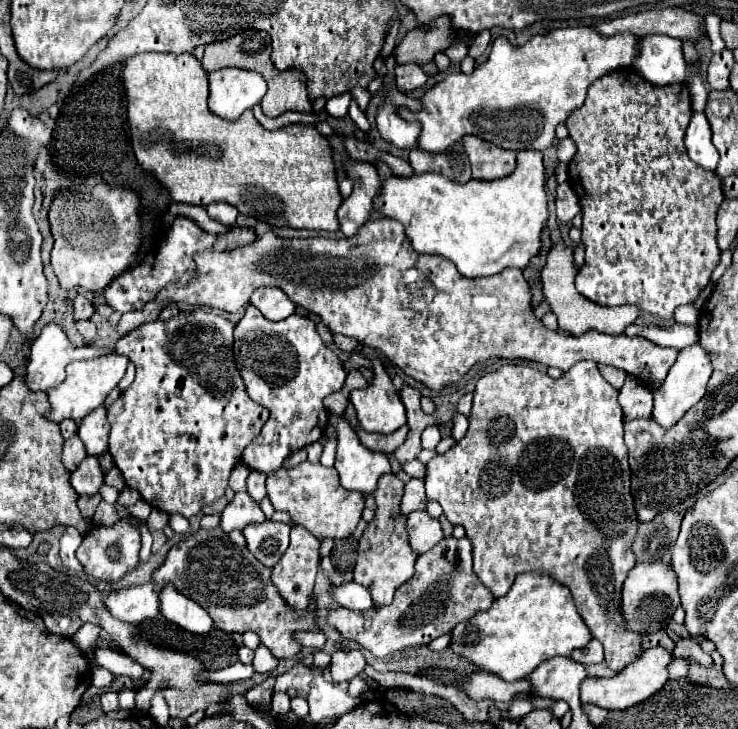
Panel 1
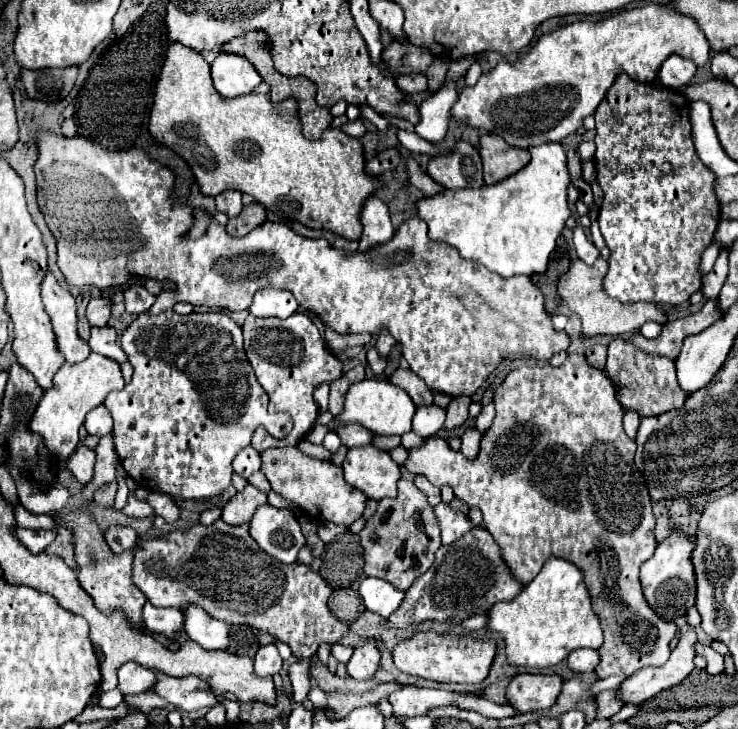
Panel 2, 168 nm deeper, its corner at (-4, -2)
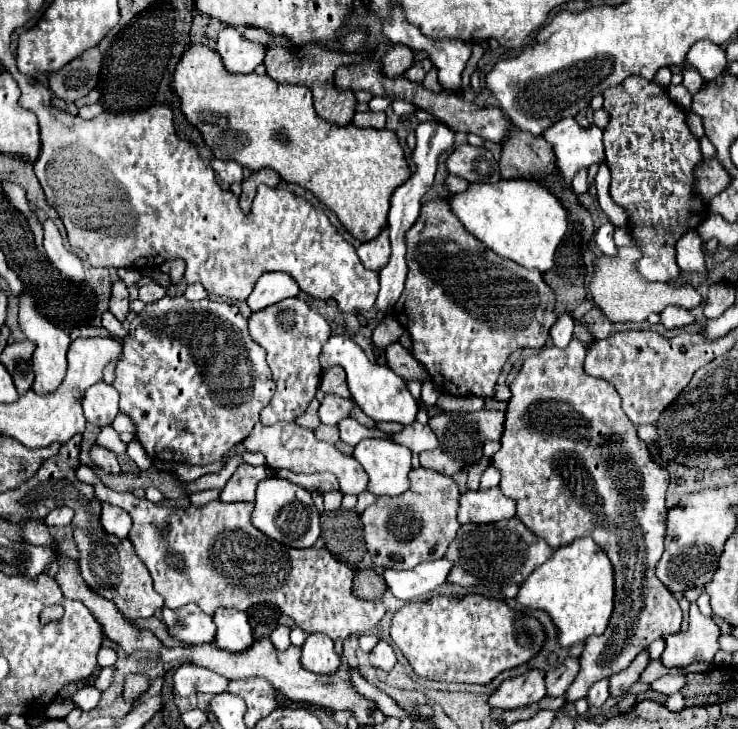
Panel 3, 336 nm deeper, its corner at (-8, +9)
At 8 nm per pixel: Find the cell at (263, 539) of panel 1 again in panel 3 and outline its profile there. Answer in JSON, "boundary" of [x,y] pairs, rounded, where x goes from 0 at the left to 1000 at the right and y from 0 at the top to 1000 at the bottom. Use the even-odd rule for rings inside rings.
{"boundary":[[[360,657],[352,660],[347,671],[347,687],[344,687],[344,704],[341,704],[341,717],[363,737],[371,742],[390,748],[390,750],[423,750],[428,739],[434,737],[434,709],[423,687],[423,676],[415,674],[407,665],[398,665],[388,657]]]}

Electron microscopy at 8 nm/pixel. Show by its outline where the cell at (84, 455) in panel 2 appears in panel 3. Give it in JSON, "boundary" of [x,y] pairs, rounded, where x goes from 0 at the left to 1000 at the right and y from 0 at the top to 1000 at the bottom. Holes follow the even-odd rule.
{"boundary":[[[125,610],[125,613],[122,613],[122,630],[125,630],[125,635],[127,635],[133,643],[141,643],[141,646],[146,646],[146,649],[163,649],[157,624],[154,624],[152,619],[146,619],[144,613]]]}

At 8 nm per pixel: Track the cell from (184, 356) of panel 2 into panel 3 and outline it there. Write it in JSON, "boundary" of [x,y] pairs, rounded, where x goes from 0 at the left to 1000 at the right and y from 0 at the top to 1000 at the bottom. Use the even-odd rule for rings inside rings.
{"boundary":[[[220,407],[209,416],[201,416],[179,440],[173,462],[168,465],[168,484],[165,484],[165,495],[157,501],[157,520],[152,525],[152,531],[163,539],[163,564],[171,567],[182,586],[184,586],[184,602],[190,605],[190,610],[195,613],[198,624],[206,632],[220,632],[220,635],[244,635],[244,638],[285,638],[298,632],[317,610],[328,608],[341,586],[347,583],[347,578],[352,575],[352,564],[360,558],[360,553],[366,550],[366,545],[371,542],[371,523],[366,514],[366,503],[360,498],[360,484],[358,479],[341,468],[341,462],[336,460],[336,449],[333,449],[333,438],[328,435],[322,418],[317,416],[306,416],[306,413],[287,413],[287,410],[271,410],[271,413],[255,413],[249,407]]]}

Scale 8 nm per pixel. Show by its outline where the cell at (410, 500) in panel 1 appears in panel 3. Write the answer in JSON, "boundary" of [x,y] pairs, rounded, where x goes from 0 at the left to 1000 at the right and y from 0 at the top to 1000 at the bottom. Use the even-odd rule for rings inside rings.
{"boundary":[[[659,561],[645,567],[599,567],[593,572],[585,572],[580,583],[588,588],[588,594],[593,594],[596,610],[583,621],[569,621],[572,641],[588,643],[604,654],[615,654],[623,643],[634,641],[637,635],[653,627],[653,610],[659,602],[675,605],[680,594],[680,572],[683,564],[659,564]]]}

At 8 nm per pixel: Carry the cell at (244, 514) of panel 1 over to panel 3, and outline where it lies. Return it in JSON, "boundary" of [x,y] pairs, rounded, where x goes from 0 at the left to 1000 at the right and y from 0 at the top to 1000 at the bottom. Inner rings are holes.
{"boundary":[[[325,638],[306,668],[298,676],[298,687],[304,690],[341,690],[347,665],[355,657],[371,654],[371,646],[366,641],[344,641],[344,638]]]}

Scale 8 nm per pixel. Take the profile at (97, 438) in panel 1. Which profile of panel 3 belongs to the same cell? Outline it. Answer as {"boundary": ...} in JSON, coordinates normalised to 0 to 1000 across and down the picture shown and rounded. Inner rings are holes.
{"boundary":[[[136,523],[133,528],[125,528],[117,539],[114,539],[114,569],[117,569],[117,578],[125,580],[125,583],[133,583],[133,586],[141,586],[141,583],[152,583],[154,572],[160,569],[160,536]]]}

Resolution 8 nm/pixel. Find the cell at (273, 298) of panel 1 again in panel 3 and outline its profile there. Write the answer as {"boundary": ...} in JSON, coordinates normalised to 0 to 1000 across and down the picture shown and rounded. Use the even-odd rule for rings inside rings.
{"boundary":[[[358,374],[336,407],[336,421],[341,427],[352,427],[382,410],[404,407],[404,402],[407,396],[404,391],[398,391],[398,383],[390,374]]]}

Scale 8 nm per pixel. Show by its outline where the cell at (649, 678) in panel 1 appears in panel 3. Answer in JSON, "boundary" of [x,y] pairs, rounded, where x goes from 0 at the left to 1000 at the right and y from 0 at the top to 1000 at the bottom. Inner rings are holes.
{"boundary":[[[938,827],[935,830],[935,860],[932,860],[932,866],[930,868],[921,866],[913,874],[902,874],[902,890],[900,890],[897,901],[894,901],[894,907],[905,918],[932,915],[932,912],[940,912],[940,909],[965,909],[967,898],[973,893],[973,882],[970,882],[973,871],[976,871],[976,863],[967,855],[967,849],[965,846],[954,846],[946,838],[943,827]]]}

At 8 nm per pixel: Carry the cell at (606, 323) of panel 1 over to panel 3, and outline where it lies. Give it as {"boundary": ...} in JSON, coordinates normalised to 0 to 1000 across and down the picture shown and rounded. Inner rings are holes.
{"boundary":[[[837,339],[837,347],[832,353],[816,350],[805,358],[805,374],[799,383],[799,402],[808,416],[808,421],[829,440],[829,443],[846,443],[859,440],[870,443],[881,429],[897,429],[905,418],[919,418],[927,424],[940,424],[949,416],[949,405],[935,391],[916,391],[916,388],[878,388],[859,374],[859,358],[864,355],[864,342],[856,339]]]}

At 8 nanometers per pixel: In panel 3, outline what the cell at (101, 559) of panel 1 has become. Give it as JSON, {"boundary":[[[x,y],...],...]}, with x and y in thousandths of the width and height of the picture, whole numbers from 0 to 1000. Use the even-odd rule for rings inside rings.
{"boundary":[[[149,690],[138,693],[138,709],[136,709],[136,715],[138,715],[138,723],[146,731],[152,731],[152,734],[157,734],[163,739],[171,739],[173,731],[176,731],[176,726],[179,726],[176,706],[168,698],[163,698],[157,693],[149,693]]]}

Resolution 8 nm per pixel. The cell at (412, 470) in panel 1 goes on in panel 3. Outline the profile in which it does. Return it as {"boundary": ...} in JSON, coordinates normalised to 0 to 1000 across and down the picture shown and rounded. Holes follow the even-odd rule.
{"boundary":[[[477,572],[469,575],[469,578],[463,578],[463,580],[458,583],[458,588],[461,588],[461,602],[463,602],[466,608],[472,608],[472,610],[482,610],[482,608],[485,608],[488,602],[493,602],[493,599],[520,599],[520,602],[528,599],[526,594],[518,594],[518,591],[512,591],[512,588],[499,588],[488,583],[488,580]]]}

